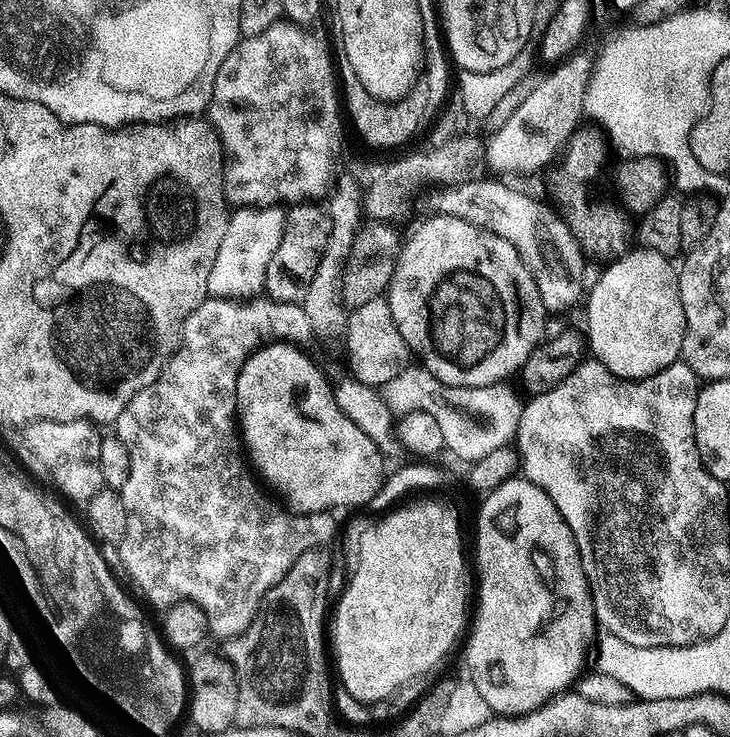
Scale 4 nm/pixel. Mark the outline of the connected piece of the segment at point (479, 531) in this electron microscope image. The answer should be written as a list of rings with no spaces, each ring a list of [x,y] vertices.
[[[511,478],[483,497],[480,513],[476,516],[476,568],[480,571],[480,605],[475,605],[474,619],[467,633],[468,645],[464,648],[464,660],[468,663],[467,675],[474,686],[478,686],[478,694],[486,698],[489,709],[502,716],[524,716],[536,708],[547,704],[554,696],[565,691],[570,678],[575,679],[580,673],[584,659],[589,659],[590,649],[598,634],[596,611],[592,605],[592,595],[586,582],[586,574],[582,570],[582,562],[578,554],[578,546],[574,542],[574,534],[570,526],[566,526],[566,518],[558,514],[558,506],[550,502],[548,495],[538,486],[523,478]]]

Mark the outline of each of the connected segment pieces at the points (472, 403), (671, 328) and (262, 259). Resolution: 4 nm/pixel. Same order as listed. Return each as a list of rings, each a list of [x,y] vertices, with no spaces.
[[[409,366],[382,386],[382,395],[397,417],[403,418],[415,412],[430,414],[430,418],[438,422],[438,436],[443,447],[445,444],[460,460],[475,462],[492,450],[511,445],[516,439],[521,405],[512,401],[508,387],[507,383],[477,388],[446,386],[423,366]]]
[[[639,246],[609,264],[612,265],[597,278],[592,293],[586,296],[587,347],[617,380],[650,378],[681,359],[686,314],[682,310],[677,269],[669,257]]]
[[[240,206],[228,219],[226,235],[218,250],[218,258],[210,270],[208,290],[212,296],[221,296],[224,300],[256,298],[264,292],[266,266],[282,242],[286,226],[286,212],[280,206]]]

